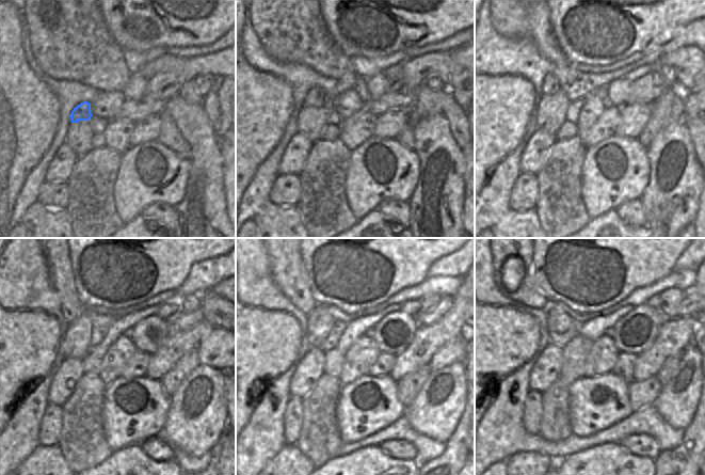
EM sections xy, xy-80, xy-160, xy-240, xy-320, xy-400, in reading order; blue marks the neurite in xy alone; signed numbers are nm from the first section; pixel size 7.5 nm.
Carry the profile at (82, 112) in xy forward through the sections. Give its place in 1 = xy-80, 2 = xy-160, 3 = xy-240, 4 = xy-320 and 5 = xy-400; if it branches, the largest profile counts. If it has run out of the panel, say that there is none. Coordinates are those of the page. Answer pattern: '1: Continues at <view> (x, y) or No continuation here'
1: Continues at xy-80 (316, 97)
2: Continues at xy-160 (550, 84)
3: Continues at xy-240 (59, 263)
4: Continues at xy-320 (286, 265)
5: Continues at xy-400 (526, 294)

